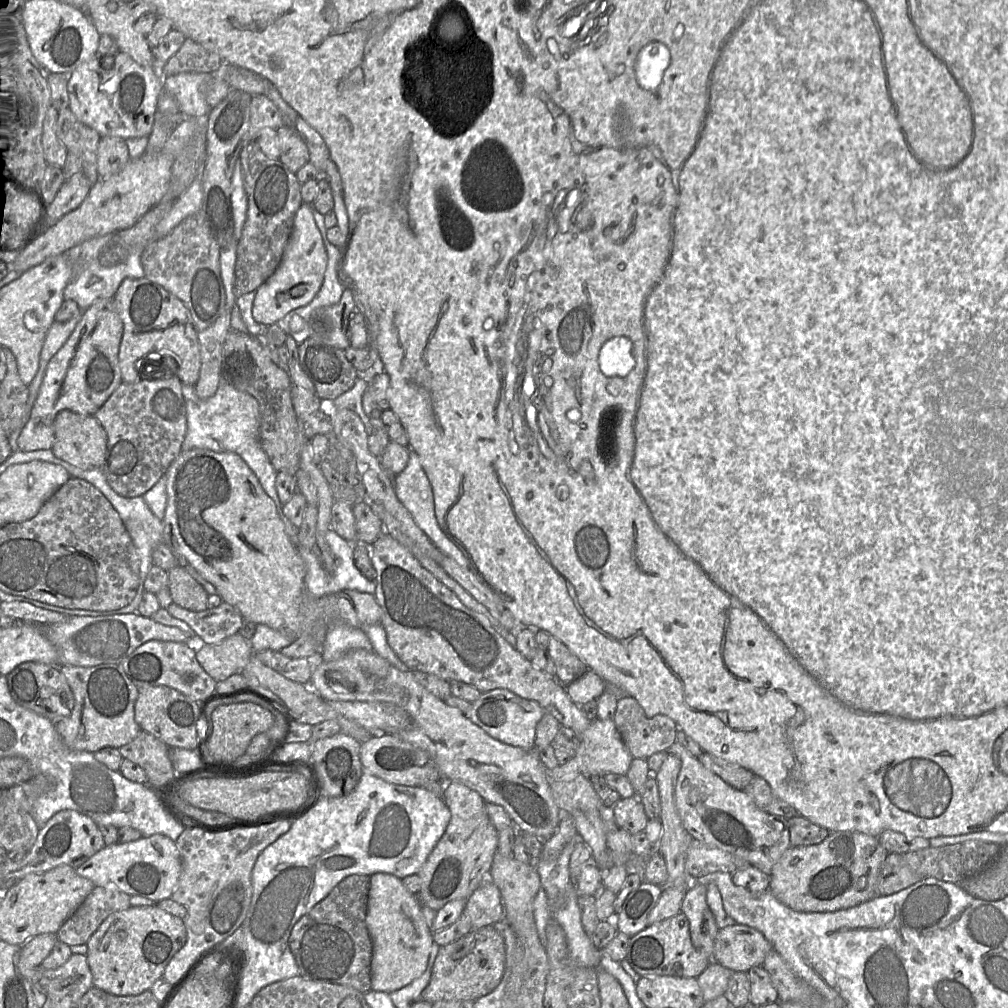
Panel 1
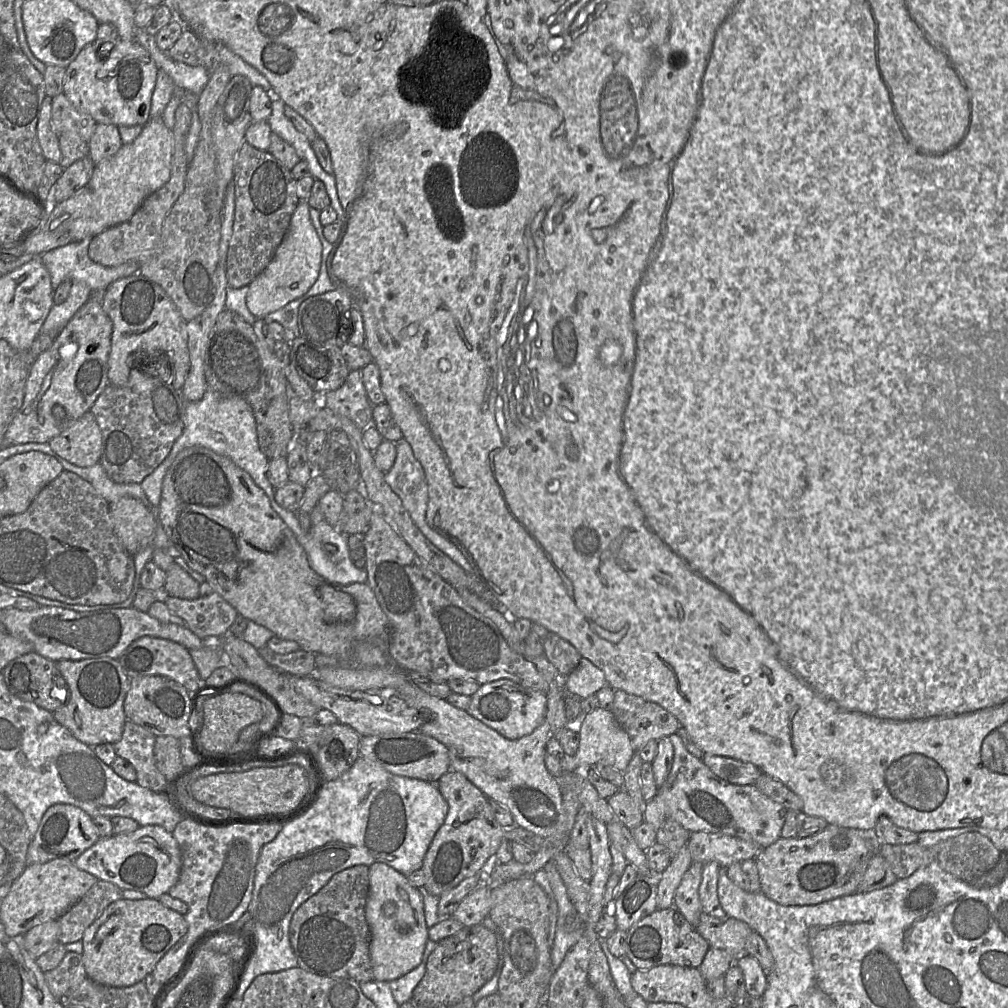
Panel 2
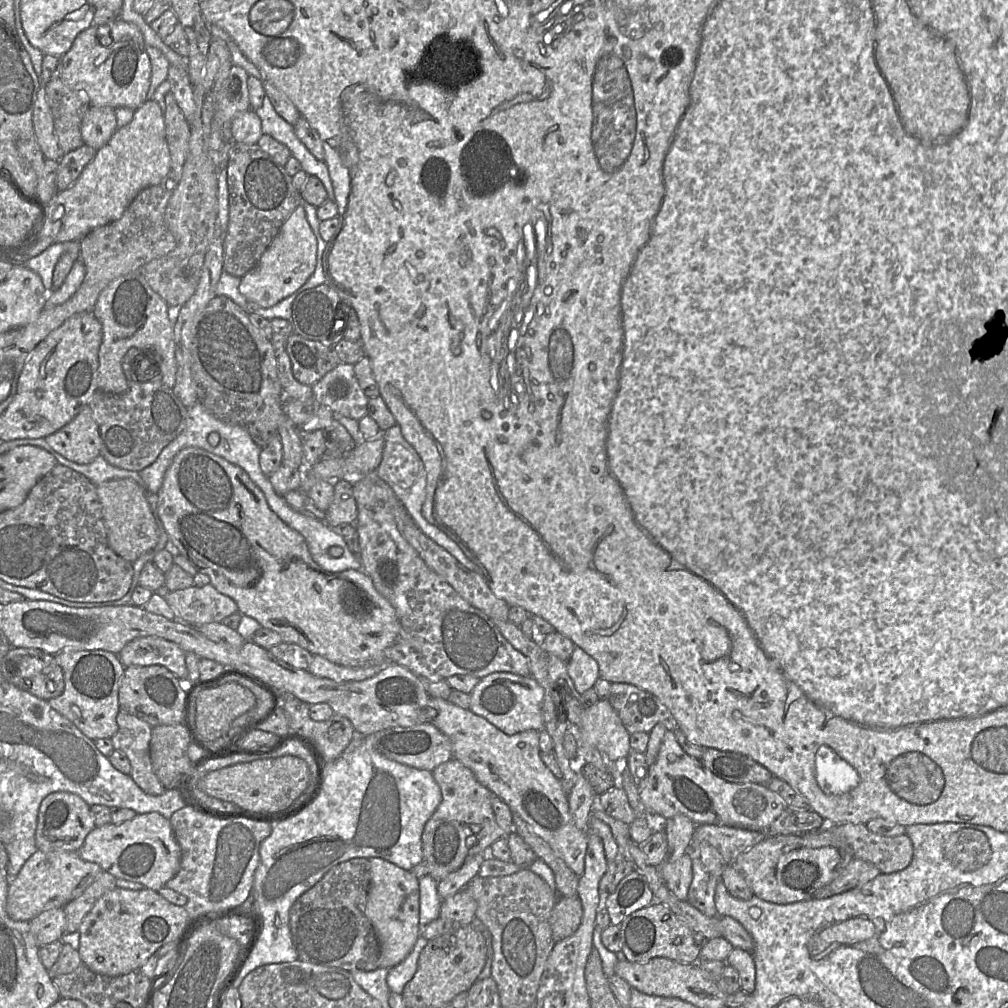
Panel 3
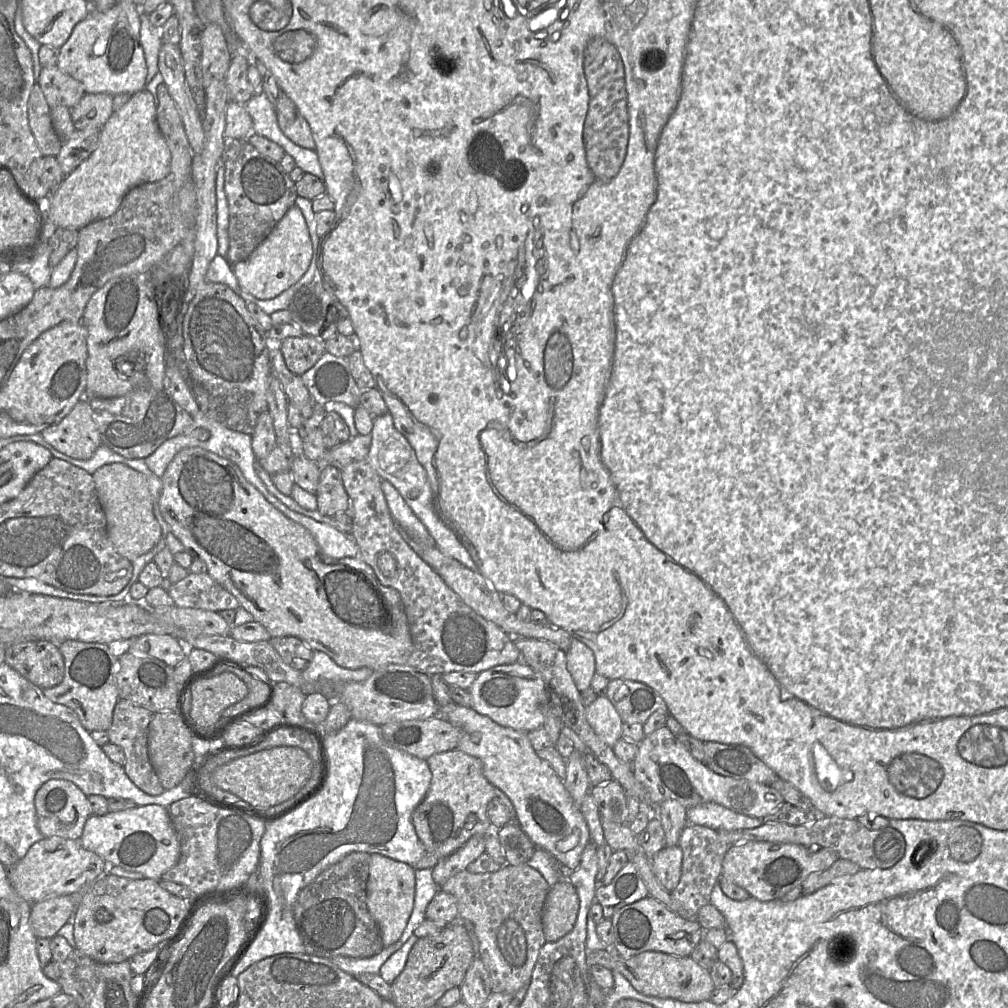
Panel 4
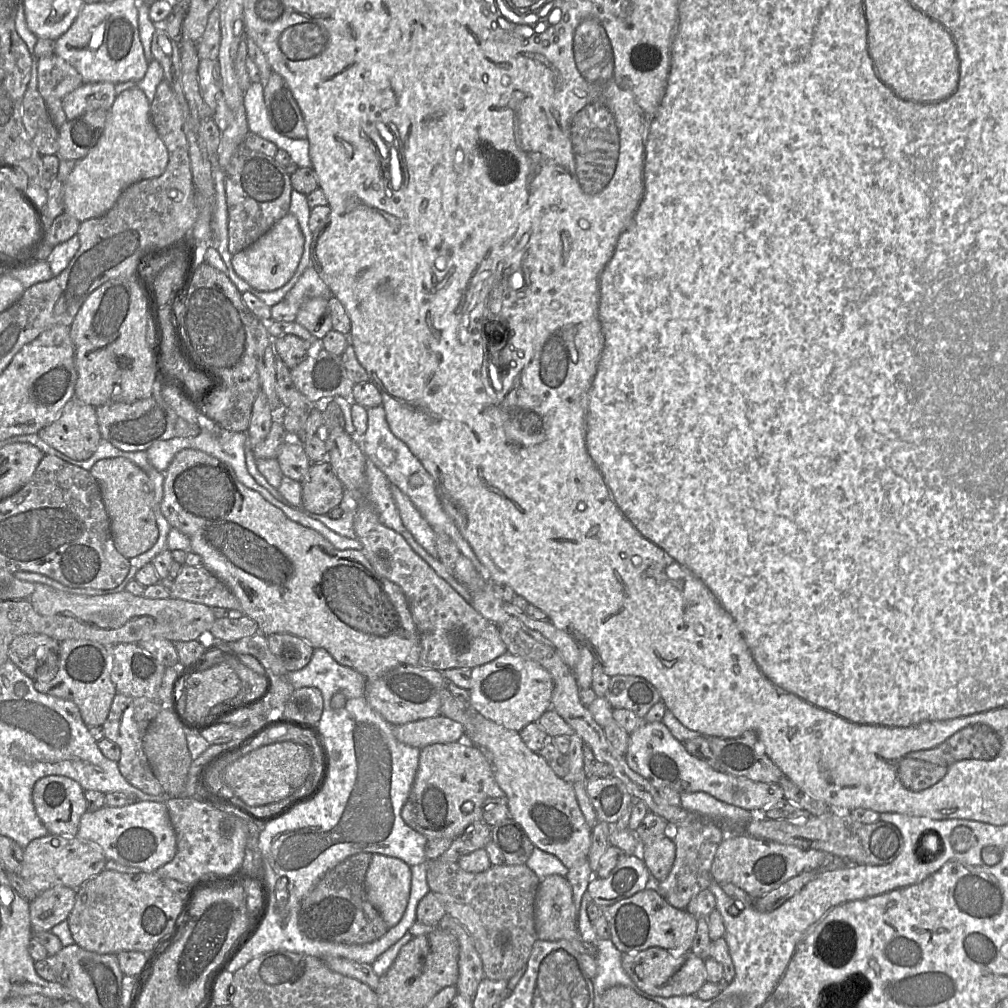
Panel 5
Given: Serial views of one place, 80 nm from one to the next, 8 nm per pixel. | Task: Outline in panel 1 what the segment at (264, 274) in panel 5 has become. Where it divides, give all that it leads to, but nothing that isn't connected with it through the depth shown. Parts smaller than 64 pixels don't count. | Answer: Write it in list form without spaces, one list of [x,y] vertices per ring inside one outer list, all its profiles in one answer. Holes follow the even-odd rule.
[[[302,203],[295,214],[293,228],[275,272],[255,291],[252,315],[264,326],[277,324],[291,311],[309,305],[318,294],[327,267],[327,253],[315,223],[311,204]]]

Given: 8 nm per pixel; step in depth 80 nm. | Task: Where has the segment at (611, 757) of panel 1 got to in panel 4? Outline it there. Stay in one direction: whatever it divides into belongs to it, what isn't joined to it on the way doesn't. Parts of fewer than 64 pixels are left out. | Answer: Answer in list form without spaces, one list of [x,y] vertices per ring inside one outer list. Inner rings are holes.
[[[598,697],[585,707],[586,718],[598,737],[613,748],[623,737],[622,719],[607,697]]]

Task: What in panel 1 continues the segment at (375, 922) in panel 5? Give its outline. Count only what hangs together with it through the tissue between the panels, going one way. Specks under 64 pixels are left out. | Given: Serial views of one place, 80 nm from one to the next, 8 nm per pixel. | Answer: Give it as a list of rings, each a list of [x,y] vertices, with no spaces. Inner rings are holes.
[[[349,875],[293,925],[288,943],[300,976],[350,986],[362,994],[371,990],[372,940],[366,925],[369,890],[369,875]]]

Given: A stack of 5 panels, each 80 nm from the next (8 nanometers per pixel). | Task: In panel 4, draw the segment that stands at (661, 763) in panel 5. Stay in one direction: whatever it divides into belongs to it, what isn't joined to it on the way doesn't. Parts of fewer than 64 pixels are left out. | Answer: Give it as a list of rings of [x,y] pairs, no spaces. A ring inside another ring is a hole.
[[[666,725],[645,736],[638,744],[632,768],[636,779],[650,794],[652,809],[665,800],[676,800],[687,810],[711,802],[743,815],[764,819],[784,802],[782,795],[771,785],[737,780],[713,772],[696,760]]]

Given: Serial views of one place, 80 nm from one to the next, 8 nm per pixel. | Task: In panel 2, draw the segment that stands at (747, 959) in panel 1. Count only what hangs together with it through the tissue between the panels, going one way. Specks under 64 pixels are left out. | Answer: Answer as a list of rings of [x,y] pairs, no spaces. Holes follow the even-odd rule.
[[[703,913],[698,925],[697,933],[702,936],[712,948],[722,949],[733,955],[735,960],[745,953],[748,936],[754,932],[746,923],[733,919],[719,919]]]

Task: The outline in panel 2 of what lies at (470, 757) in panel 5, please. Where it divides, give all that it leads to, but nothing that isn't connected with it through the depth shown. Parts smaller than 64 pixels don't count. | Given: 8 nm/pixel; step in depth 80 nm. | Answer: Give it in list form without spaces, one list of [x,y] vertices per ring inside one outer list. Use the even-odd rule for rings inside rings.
[[[449,770],[437,782],[437,788],[448,803],[448,812],[436,832],[423,860],[424,889],[439,897],[465,878],[479,873],[496,861],[494,855],[502,840],[518,842],[534,853],[541,848],[544,838],[516,824],[504,828],[496,821],[487,796],[460,772]]]

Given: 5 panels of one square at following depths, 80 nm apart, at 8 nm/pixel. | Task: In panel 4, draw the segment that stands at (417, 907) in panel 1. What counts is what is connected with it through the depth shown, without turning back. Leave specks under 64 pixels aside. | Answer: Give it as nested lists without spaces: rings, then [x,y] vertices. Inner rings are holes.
[[[371,854],[366,885],[366,903],[376,921],[384,947],[397,942],[402,936],[414,906],[415,869],[413,866],[380,854]]]

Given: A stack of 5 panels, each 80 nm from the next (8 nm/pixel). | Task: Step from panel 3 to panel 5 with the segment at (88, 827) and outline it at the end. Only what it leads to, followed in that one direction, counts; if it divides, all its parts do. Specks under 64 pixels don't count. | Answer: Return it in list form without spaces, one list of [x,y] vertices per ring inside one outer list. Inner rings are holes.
[[[61,775],[42,777],[33,786],[32,802],[49,834],[77,836],[80,818],[87,811],[79,783]]]

